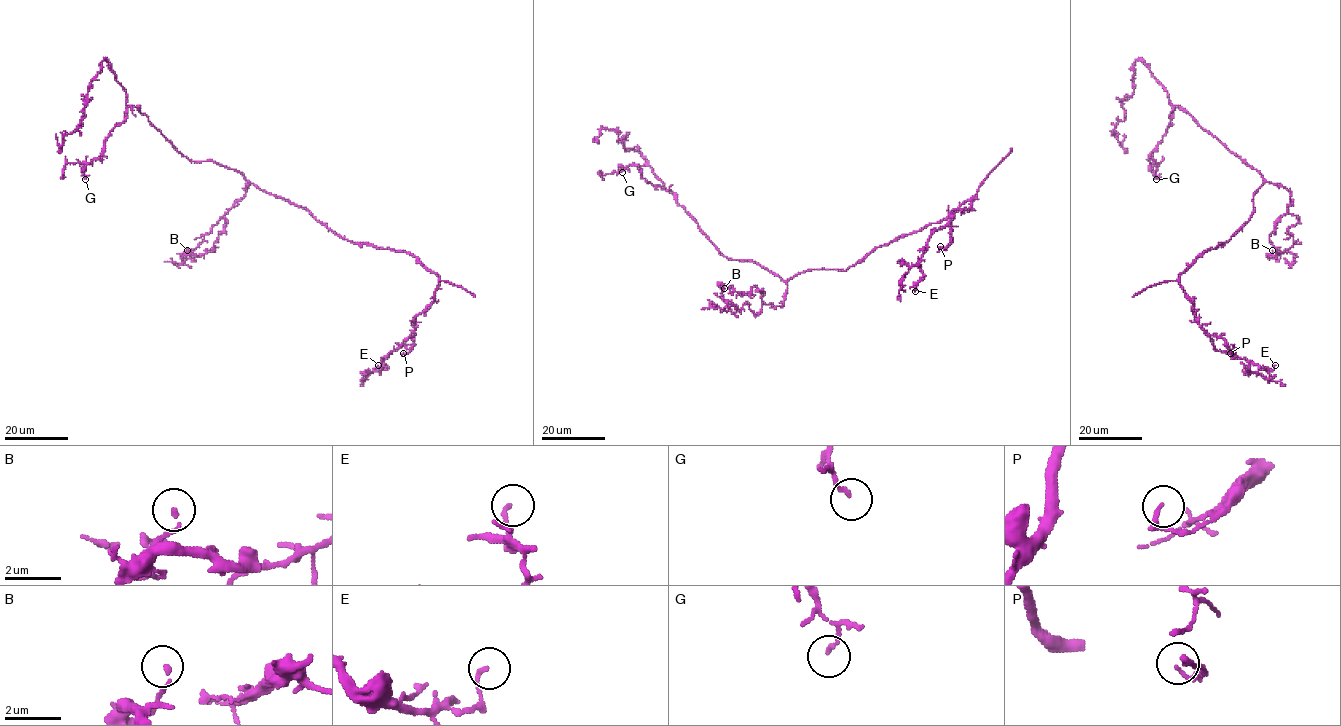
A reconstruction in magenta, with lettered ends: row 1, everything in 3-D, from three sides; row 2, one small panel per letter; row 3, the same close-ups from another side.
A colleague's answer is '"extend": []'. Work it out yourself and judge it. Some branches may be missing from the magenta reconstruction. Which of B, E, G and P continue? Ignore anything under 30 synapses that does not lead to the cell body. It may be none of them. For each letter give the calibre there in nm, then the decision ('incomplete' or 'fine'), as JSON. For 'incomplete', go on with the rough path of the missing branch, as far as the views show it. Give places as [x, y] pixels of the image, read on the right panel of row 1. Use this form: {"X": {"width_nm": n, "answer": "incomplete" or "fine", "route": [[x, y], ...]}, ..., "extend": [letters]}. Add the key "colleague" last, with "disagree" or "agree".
{"B": {"width_nm": 120, "answer": "fine"}, "E": {"width_nm": 120, "answer": "fine"}, "G": {"width_nm": 120, "answer": "fine"}, "P": {"width_nm": 120, "answer": "fine"}, "extend": [], "colleague": "agree"}

